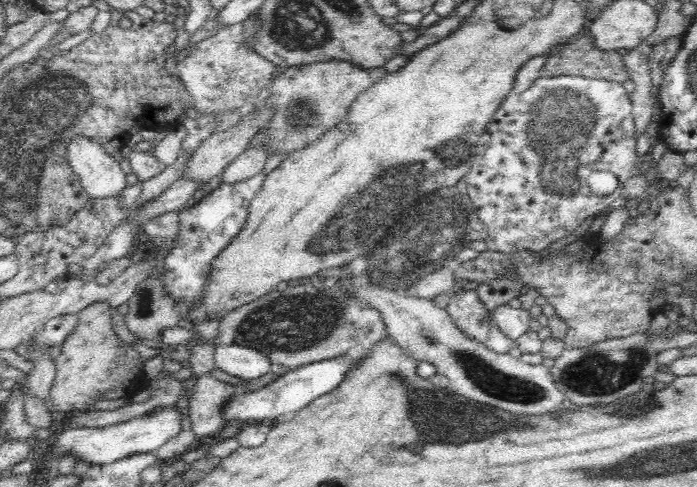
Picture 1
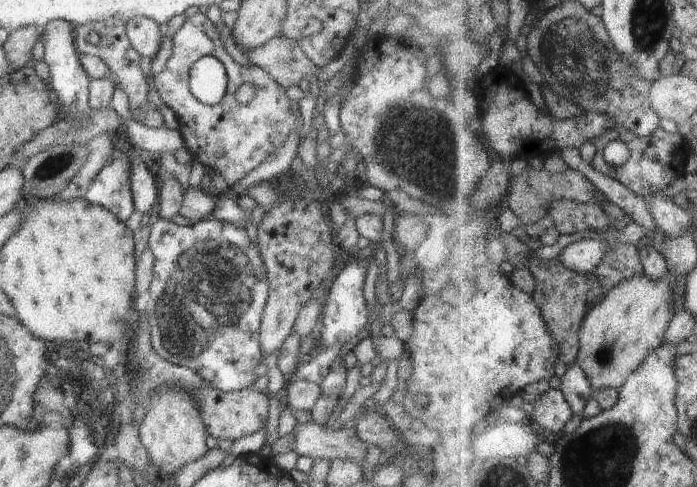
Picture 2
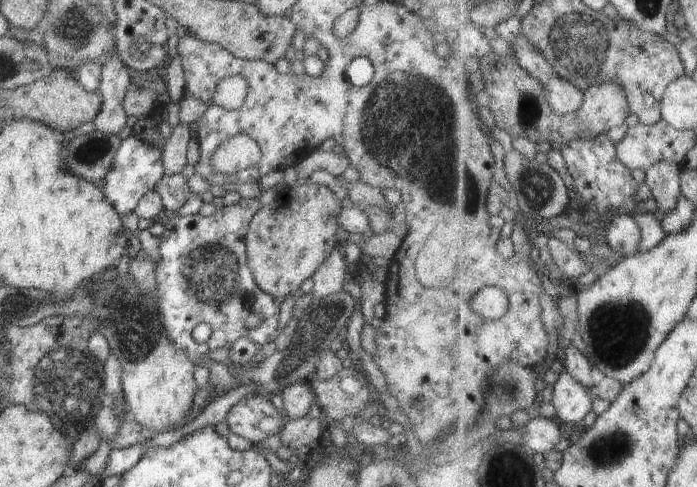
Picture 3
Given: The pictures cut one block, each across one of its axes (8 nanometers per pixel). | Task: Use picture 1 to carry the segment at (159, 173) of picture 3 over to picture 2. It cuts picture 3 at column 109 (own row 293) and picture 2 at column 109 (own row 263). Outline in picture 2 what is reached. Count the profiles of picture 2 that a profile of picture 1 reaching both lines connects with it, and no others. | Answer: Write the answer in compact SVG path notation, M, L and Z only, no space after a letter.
M114 159L104 166L89 190L83 194L83 200L90 205L96 205L116 216L122 223L128 221L135 212L131 189L129 186L129 163L125 159Z

